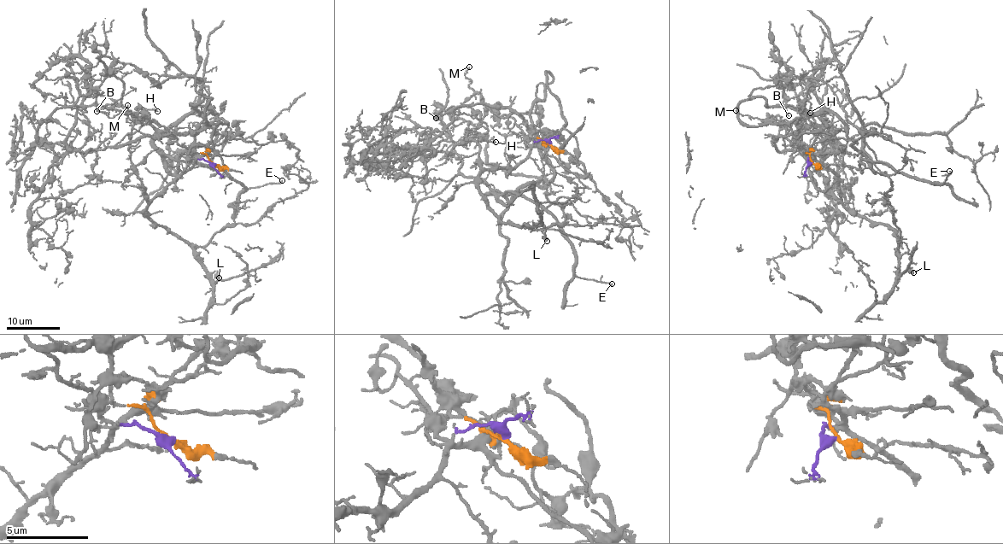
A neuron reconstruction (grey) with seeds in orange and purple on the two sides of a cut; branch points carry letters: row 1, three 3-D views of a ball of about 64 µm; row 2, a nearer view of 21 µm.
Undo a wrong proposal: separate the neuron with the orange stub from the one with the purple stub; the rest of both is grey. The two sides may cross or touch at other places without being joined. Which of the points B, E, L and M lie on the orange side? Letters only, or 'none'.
B, E

